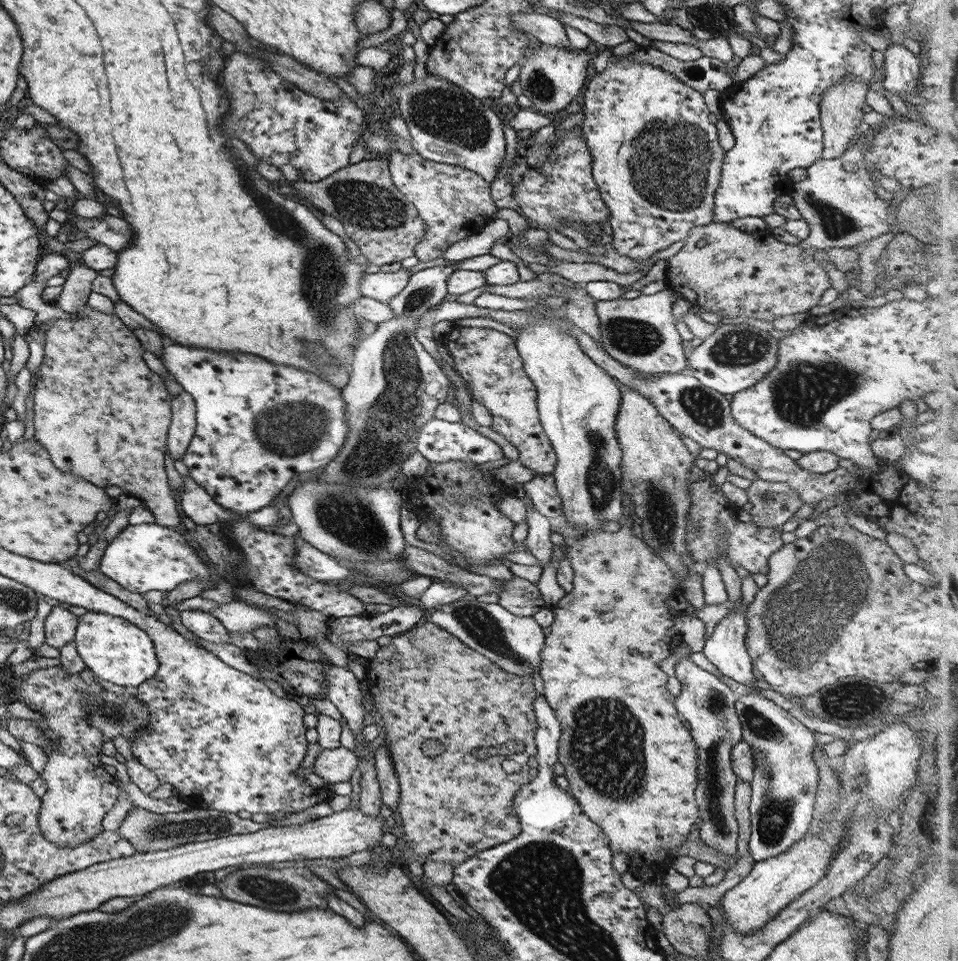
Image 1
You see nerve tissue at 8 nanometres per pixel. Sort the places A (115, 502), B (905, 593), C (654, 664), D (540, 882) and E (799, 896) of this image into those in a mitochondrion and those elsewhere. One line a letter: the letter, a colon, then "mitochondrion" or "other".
A: other
B: other
C: other
D: mitochondrion
E: other

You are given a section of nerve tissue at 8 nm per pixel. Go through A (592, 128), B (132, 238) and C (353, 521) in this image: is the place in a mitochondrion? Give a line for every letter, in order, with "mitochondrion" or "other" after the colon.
A: other
B: other
C: mitochondrion

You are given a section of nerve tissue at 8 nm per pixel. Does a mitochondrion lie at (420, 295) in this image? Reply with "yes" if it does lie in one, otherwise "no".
yes

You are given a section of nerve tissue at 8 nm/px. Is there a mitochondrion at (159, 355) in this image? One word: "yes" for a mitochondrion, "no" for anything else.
no

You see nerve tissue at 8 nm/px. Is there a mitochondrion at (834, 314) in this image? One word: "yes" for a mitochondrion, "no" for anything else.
no

